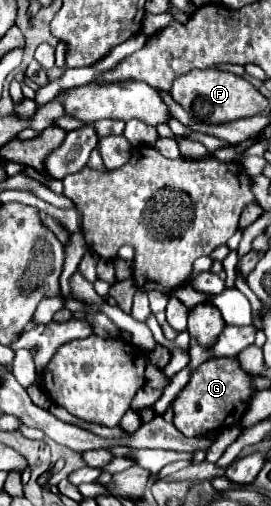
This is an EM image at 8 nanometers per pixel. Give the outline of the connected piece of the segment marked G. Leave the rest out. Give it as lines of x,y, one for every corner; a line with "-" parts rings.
214,357
192,371
188,385
172,401
174,427
186,437
202,437
240,423
254,395
252,375
240,367
237,357

